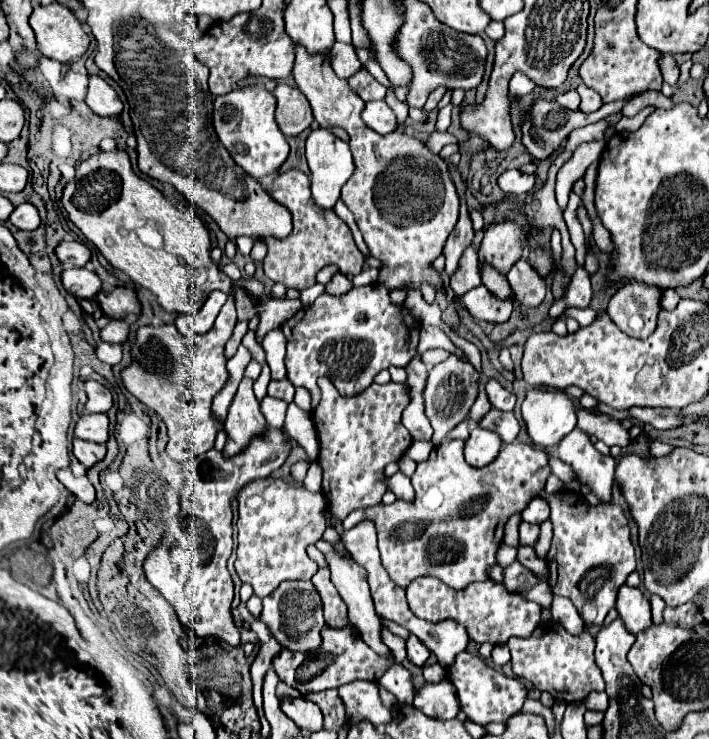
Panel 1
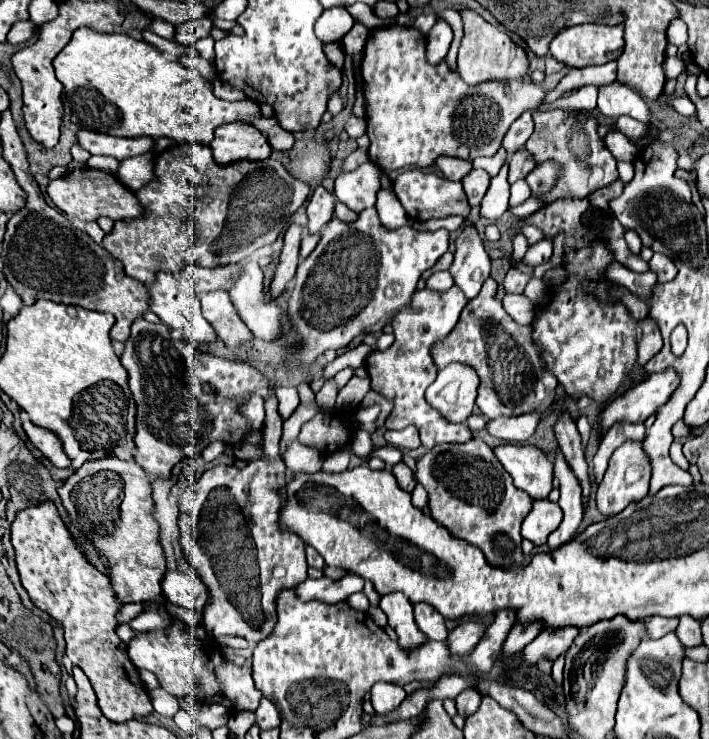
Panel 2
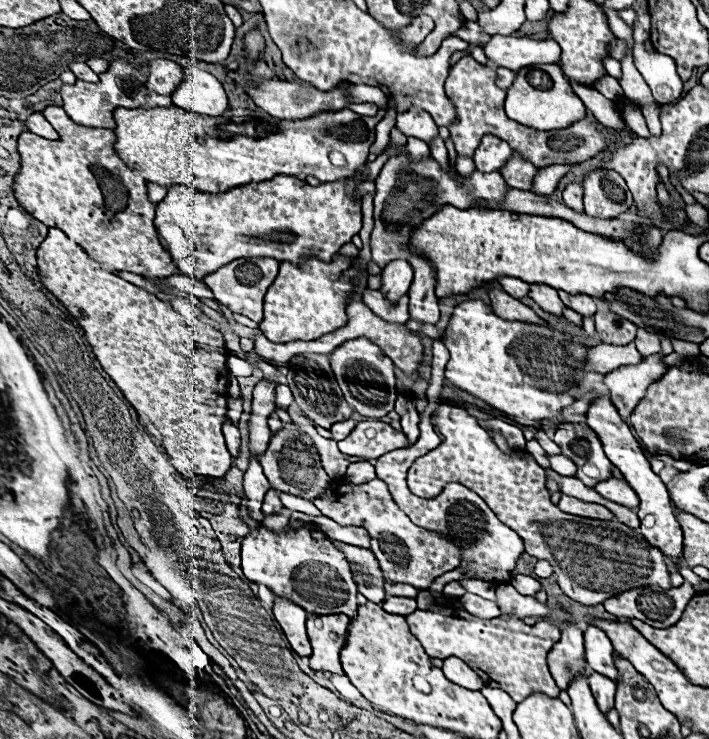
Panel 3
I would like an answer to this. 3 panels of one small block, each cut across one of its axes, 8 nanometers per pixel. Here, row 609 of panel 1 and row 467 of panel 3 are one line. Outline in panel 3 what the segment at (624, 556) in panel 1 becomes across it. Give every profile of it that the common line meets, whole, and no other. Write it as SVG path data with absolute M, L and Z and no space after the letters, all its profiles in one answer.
M560 424L554 442L560 446L562 456L574 460L576 478L588 488L596 486L600 480L612 478L612 464L604 456L602 444L588 424Z

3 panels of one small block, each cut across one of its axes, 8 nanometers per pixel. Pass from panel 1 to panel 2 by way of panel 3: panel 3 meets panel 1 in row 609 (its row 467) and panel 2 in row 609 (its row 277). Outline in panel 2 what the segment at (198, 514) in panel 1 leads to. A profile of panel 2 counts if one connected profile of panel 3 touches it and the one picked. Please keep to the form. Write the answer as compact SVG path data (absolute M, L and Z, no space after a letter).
M48 502L20 510L12 522L12 546L22 586L34 606L62 624L66 656L88 676L96 692L96 704L100 704L104 716L112 722L126 722L134 716L150 714L152 704L148 690L126 654L126 644L114 634L118 626L116 612L122 604L116 602L104 572L90 566L76 548L56 506Z

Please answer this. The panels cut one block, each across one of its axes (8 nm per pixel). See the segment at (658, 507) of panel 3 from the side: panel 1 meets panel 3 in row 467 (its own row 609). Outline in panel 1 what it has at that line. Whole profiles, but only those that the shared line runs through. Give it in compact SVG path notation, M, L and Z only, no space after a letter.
M626 584L620 586L618 598L616 598L616 610L618 610L618 618L632 634L638 634L652 626L650 602L642 596L638 588L630 588Z

